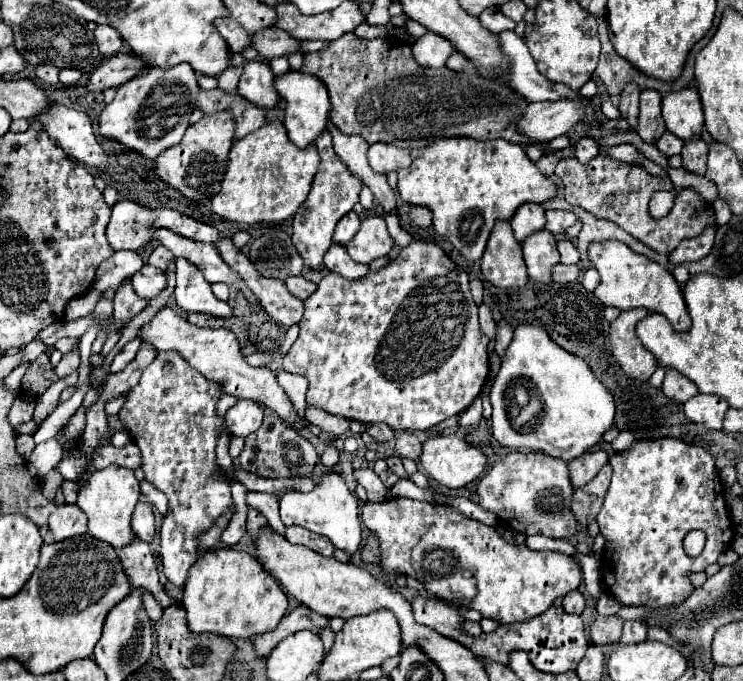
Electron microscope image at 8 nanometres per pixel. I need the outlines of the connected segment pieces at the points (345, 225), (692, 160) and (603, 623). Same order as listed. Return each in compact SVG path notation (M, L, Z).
M347 212L347 216L343 216L341 220L339 220L339 224L335 226L335 234L333 234L333 240L337 242L337 244L347 244L355 234L357 234L357 230L359 230L359 216L357 216L357 212Z
M697 138L697 140L687 140L683 146L683 168L697 172L697 174L705 174L705 162L707 162L707 152L709 146L705 140Z
M597 616L591 624L591 642L593 644L617 644L619 636L623 632L623 620L613 616Z

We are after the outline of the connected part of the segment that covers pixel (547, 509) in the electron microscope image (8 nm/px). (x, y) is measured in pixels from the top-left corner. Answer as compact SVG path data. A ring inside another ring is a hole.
M511 452L483 472L477 484L477 504L525 536L543 534L547 538L571 538L577 532L577 520L571 512L573 492L575 488L569 480L565 460L543 452Z

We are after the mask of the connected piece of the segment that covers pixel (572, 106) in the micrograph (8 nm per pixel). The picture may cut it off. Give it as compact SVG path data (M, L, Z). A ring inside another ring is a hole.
M577 98L577 100L553 100L553 102L531 102L527 106L527 112L523 114L523 118L519 120L519 130L529 136L529 140L533 142L545 142L545 140L553 140L561 134L567 134L575 124L579 124L583 120L583 112L587 110L587 98Z

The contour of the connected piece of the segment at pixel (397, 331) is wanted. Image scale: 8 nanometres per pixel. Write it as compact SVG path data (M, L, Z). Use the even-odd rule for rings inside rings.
M413 240L407 248L401 250L401 254L395 260L391 260L377 272L369 272L363 280L347 280L347 278L341 278L337 272L329 272L319 282L319 288L315 290L315 294L305 300L305 312L299 322L299 328L301 328L299 338L295 340L295 344L289 348L289 352L283 358L283 368L287 372L301 374L309 380L307 404L321 408L333 416L343 416L347 420L359 420L363 424L383 422L393 430L429 430L429 428L441 424L443 420L465 412L473 404L473 400L479 398L481 388L489 374L489 356L487 356L489 338L483 336L483 332L479 328L477 304L469 290L467 272L457 270L455 262L441 250L441 246L431 244L431 242Z

